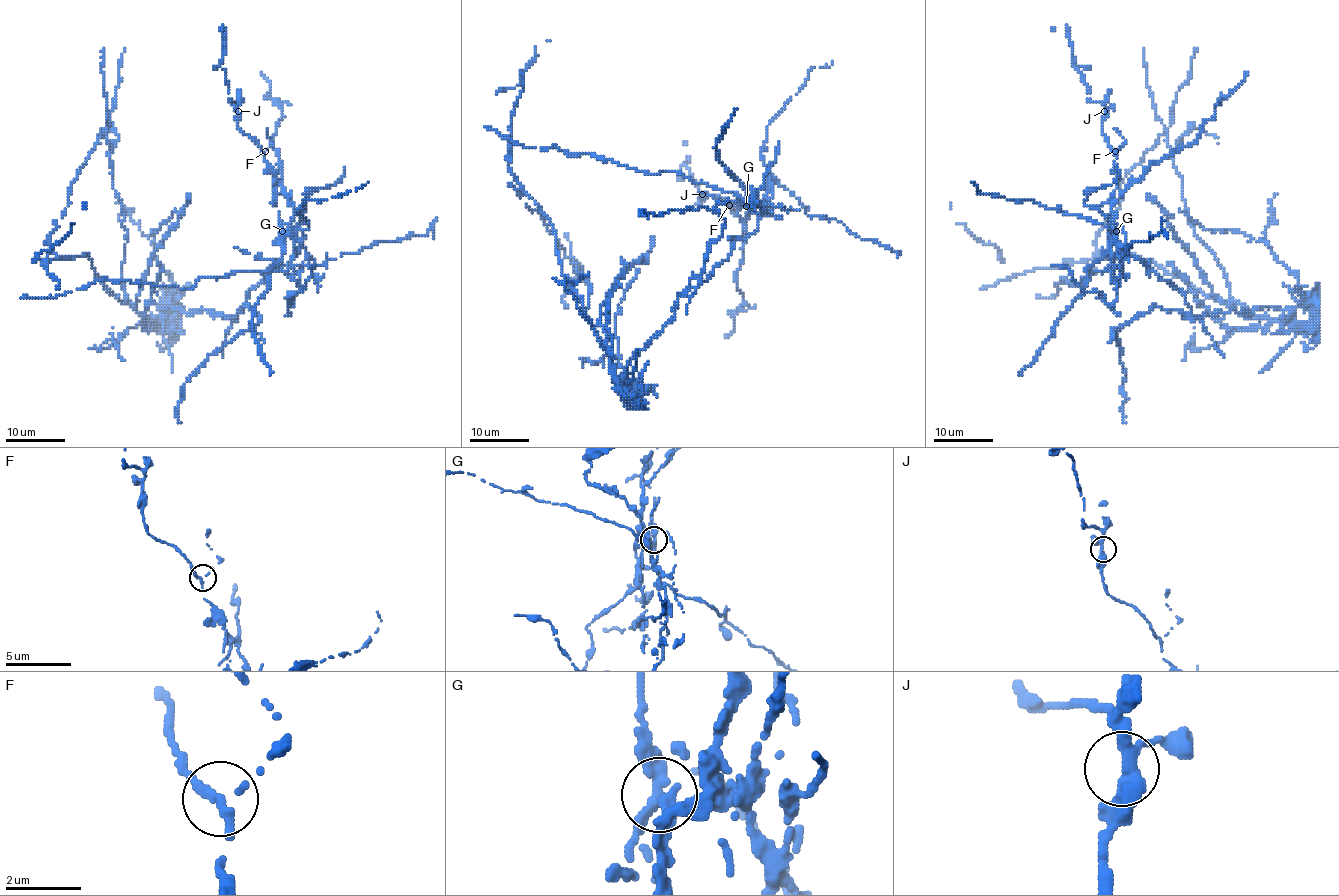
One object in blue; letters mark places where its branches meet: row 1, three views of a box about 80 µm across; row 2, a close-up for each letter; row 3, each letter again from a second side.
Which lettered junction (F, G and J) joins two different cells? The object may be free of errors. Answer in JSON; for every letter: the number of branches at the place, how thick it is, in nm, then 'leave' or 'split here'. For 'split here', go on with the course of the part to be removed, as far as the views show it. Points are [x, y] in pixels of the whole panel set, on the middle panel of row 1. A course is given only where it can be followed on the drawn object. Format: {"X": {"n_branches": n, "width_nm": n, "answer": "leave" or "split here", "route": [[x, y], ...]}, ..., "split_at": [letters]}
{"F": {"n_branches": 2, "width_nm": 240, "answer": "leave"}, "G": {"n_branches": 3, "width_nm": 280, "answer": "split here"}, "J": {"n_branches": 3, "width_nm": 320, "answer": "leave"}, "split_at": ["G"]}

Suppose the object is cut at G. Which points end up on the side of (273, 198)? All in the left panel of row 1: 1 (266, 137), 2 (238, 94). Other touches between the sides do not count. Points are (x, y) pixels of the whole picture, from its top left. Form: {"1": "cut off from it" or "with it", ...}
{"1": "with it", "2": "with it"}

